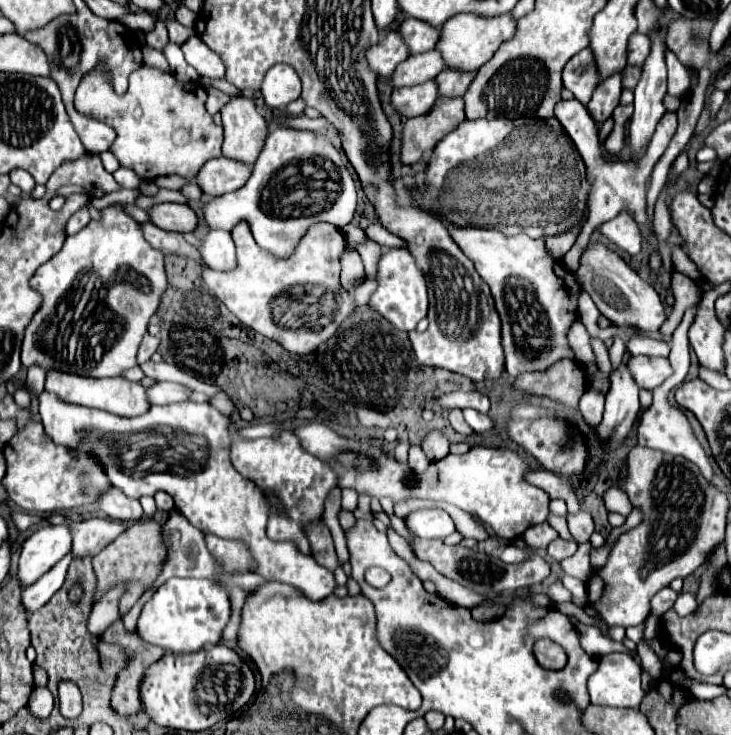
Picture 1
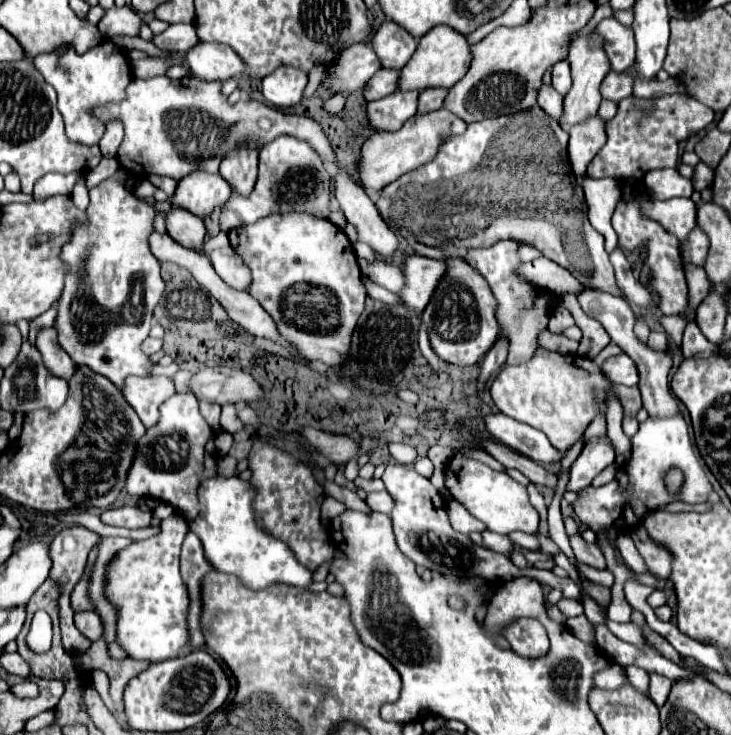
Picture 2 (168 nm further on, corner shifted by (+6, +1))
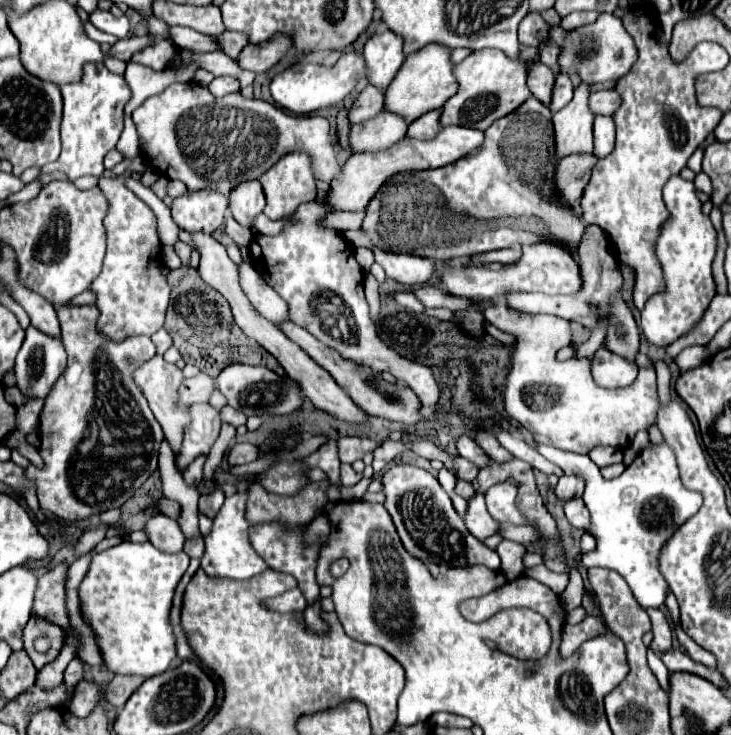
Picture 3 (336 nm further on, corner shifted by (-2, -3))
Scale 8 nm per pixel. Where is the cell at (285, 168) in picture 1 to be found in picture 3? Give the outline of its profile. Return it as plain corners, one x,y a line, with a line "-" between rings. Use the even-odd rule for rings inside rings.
289,152
285,156
281,156
281,160
277,164
273,164
273,168
269,168
263,176
261,176
261,184
263,184
263,192
267,198
267,206
263,210
265,216
269,216
271,220
283,220
289,214
293,214
293,210
303,204
303,202
311,202
317,198
317,184
315,184
315,174
313,174
313,160
309,154
305,152

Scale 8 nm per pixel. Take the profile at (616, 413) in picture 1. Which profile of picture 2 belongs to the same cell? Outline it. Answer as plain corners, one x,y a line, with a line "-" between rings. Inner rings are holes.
593,438
577,456
577,460
571,464
567,490
579,492
581,488
589,486
591,480
613,462
615,462
615,452
609,438

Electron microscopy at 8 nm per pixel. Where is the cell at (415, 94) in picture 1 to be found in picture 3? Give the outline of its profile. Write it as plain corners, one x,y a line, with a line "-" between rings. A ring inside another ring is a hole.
381,110
373,120
365,120
361,124
353,124
351,128
351,148
353,152
367,150
385,150
405,138
409,124
405,118

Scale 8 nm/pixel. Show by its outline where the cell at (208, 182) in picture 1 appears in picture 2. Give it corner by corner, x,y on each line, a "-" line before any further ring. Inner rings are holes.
191,172
177,182
175,194
171,196
171,208
183,208
199,218
211,216
231,196
229,184
219,174

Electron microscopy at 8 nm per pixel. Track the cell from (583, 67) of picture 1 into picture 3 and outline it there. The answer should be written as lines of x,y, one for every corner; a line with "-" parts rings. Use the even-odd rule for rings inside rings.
561,72
561,74
557,74
557,80
555,80
553,100
551,100
549,110
551,112
561,110
565,104
569,104
571,98
573,98
573,82
571,82
571,76
567,72

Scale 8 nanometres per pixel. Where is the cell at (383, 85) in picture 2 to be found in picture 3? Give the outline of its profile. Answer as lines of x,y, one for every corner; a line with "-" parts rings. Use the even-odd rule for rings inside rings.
369,84
359,94
359,98
355,100
355,104
349,110
351,124
357,124
357,122
363,122
363,120
369,120
369,118
377,116
383,110
383,104
385,104
385,90

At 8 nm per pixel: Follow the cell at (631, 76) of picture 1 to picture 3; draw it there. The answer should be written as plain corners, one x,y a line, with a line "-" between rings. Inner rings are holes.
599,90
599,92
593,92
589,98
589,108
595,114
613,116
619,106
621,106
621,96
617,90

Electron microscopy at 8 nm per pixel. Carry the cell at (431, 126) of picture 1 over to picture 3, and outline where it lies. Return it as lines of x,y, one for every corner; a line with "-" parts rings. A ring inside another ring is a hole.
445,126
433,140
417,140
417,138
403,138
387,150
379,152
357,152
353,154
345,166
343,174
331,182
331,192
327,194
327,202
335,210
361,210
369,204
369,200
379,192
379,188
395,174
409,172
409,170
429,170
441,168
459,160
467,152
475,150
483,144
483,132
465,128
465,126

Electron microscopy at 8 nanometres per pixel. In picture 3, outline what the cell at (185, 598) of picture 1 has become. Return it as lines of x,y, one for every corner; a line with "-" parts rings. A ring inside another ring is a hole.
121,542
93,558
81,582
79,596
83,616
97,632
107,670
149,678
175,664
177,652
173,628
169,628
169,608
173,606
173,592
189,563
190,557
185,552
161,552
149,542

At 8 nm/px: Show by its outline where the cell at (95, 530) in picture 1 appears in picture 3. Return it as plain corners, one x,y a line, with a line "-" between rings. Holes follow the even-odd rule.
59,562
51,572
45,572
39,578
39,588
33,604
33,614
39,614
63,630
71,626
69,612
67,612
67,594
65,594
65,580
67,580
67,562

